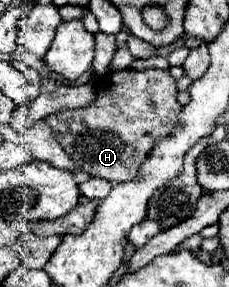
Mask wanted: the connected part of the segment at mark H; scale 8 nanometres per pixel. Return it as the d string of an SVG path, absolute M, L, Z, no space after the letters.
M120 70L110 72L108 80L102 78L102 86L98 88L98 98L88 108L66 110L60 114L48 116L48 126L54 130L58 142L66 152L76 152L76 146L82 144L82 162L74 162L80 172L86 172L92 178L102 178L112 184L130 182L140 174L140 164L150 156L154 144L164 136L170 136L174 126L178 124L178 114L182 106L176 102L176 80L168 70Z

